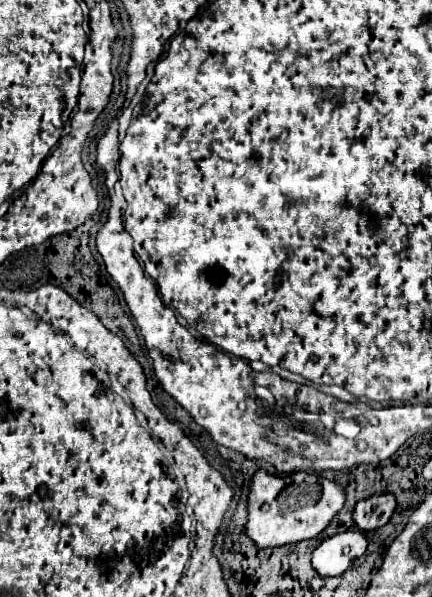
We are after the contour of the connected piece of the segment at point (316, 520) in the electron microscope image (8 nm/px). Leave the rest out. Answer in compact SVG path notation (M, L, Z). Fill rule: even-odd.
M258 470L250 480L248 494L248 520L246 520L246 536L258 546L284 546L296 544L302 540L316 538L332 520L332 516L342 508L344 492L342 486L334 480L318 478L314 474L298 472L288 476L272 476L266 470ZM290 484L290 506L274 506L278 494Z

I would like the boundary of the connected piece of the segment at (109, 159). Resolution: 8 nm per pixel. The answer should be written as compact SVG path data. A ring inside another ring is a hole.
M112 122L104 136L98 140L96 148L96 164L106 174L105 185L110 193L114 193L114 185L118 182L118 124Z

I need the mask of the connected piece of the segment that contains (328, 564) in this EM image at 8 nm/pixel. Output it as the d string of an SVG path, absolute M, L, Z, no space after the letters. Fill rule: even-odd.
M342 532L326 538L312 554L312 566L320 576L340 576L346 568L358 560L368 542L364 532Z

